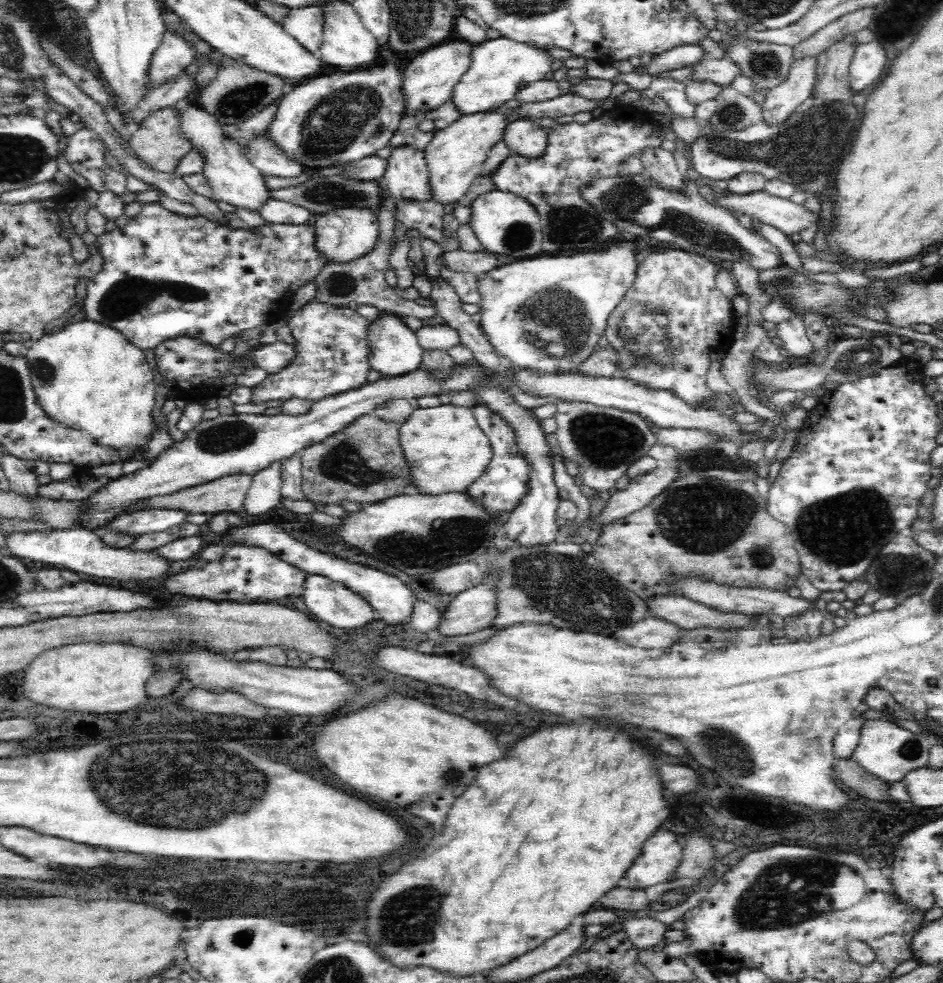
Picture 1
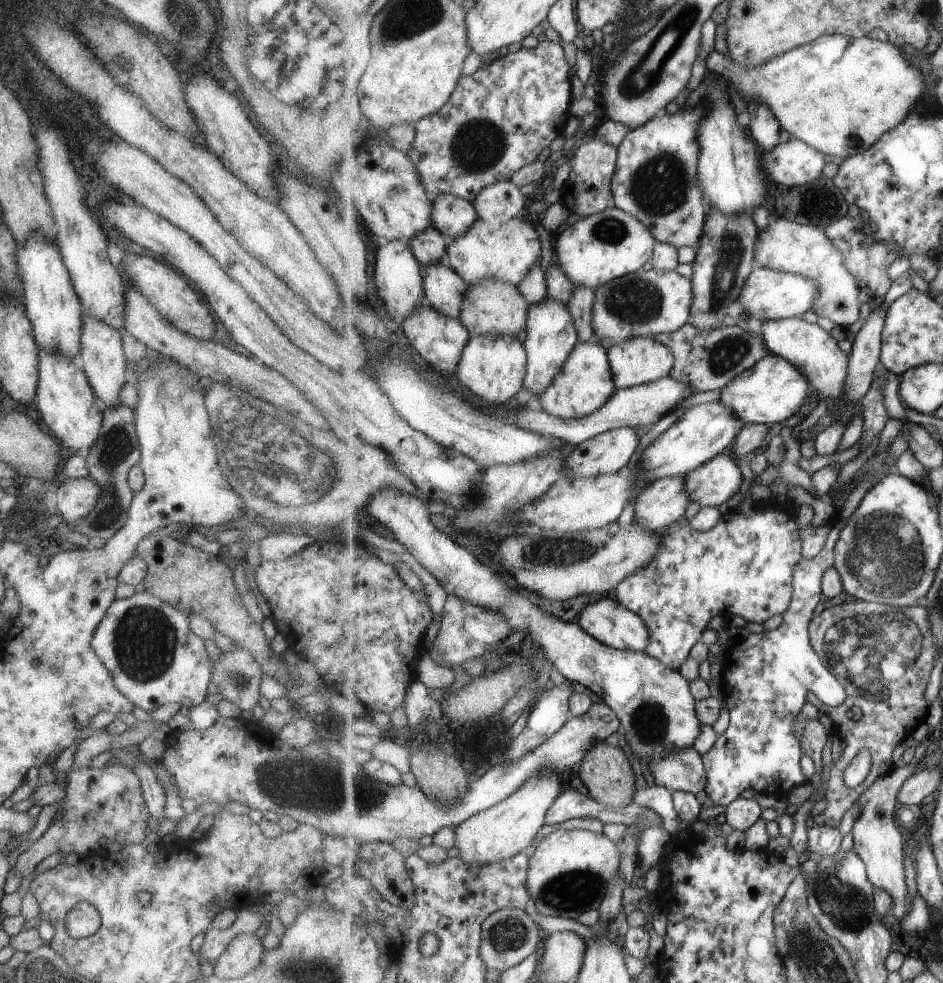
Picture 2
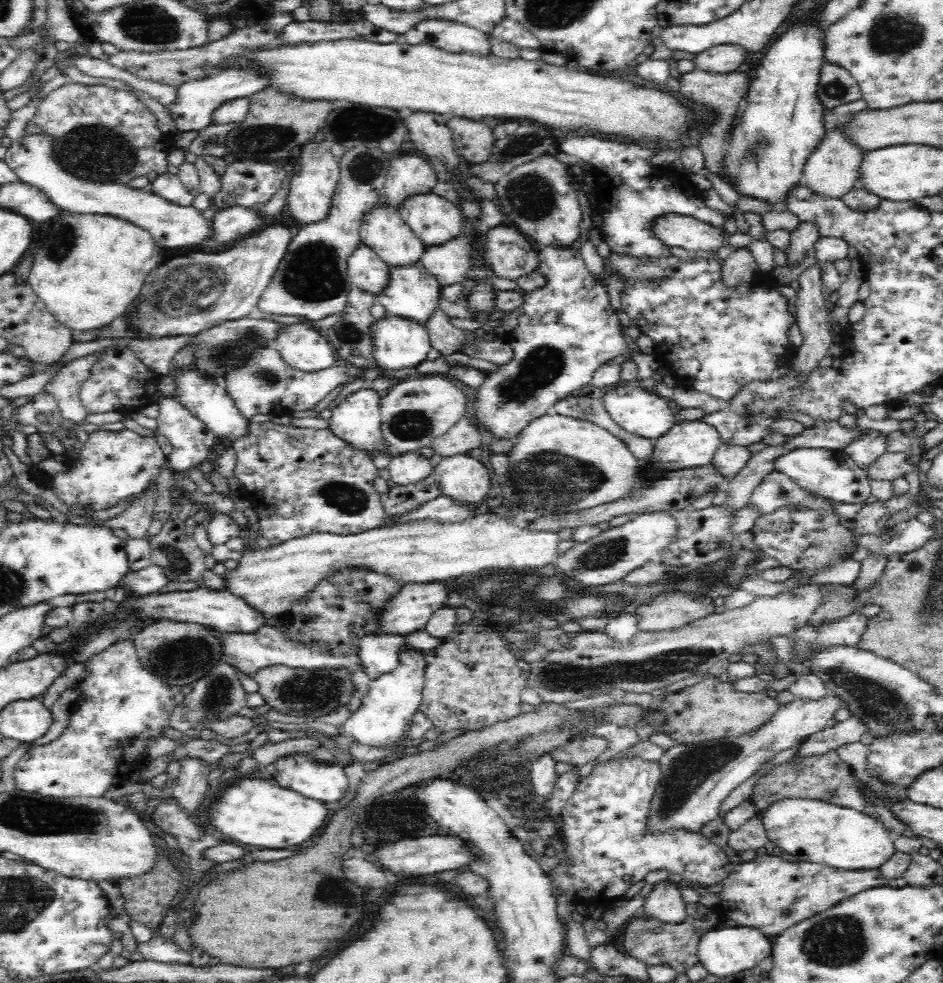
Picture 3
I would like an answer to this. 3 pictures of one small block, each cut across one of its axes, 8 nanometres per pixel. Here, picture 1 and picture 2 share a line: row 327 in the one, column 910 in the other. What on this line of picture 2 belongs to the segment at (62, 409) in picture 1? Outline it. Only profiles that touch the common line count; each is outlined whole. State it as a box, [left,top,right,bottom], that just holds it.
[706,35,927,159]

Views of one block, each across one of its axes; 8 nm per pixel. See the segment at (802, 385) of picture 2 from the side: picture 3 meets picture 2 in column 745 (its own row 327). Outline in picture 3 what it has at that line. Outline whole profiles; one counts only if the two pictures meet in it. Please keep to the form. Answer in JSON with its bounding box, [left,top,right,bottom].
[371,316,432,370]

